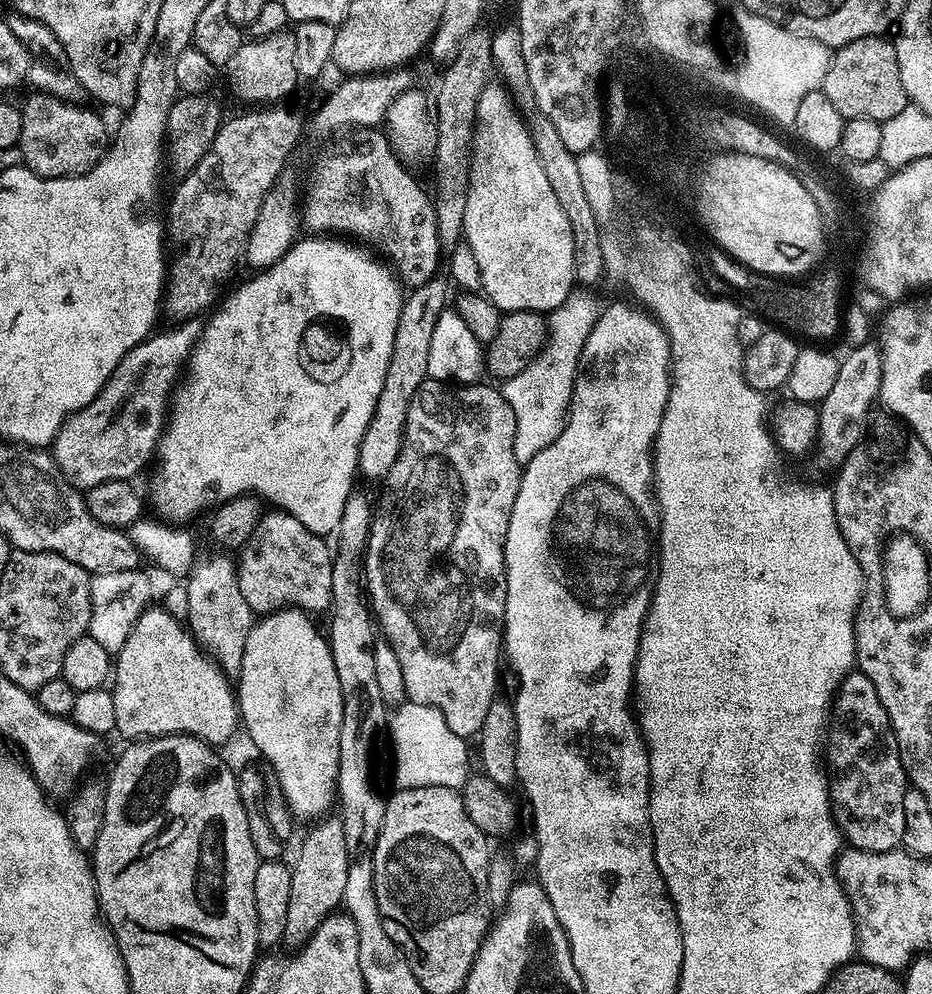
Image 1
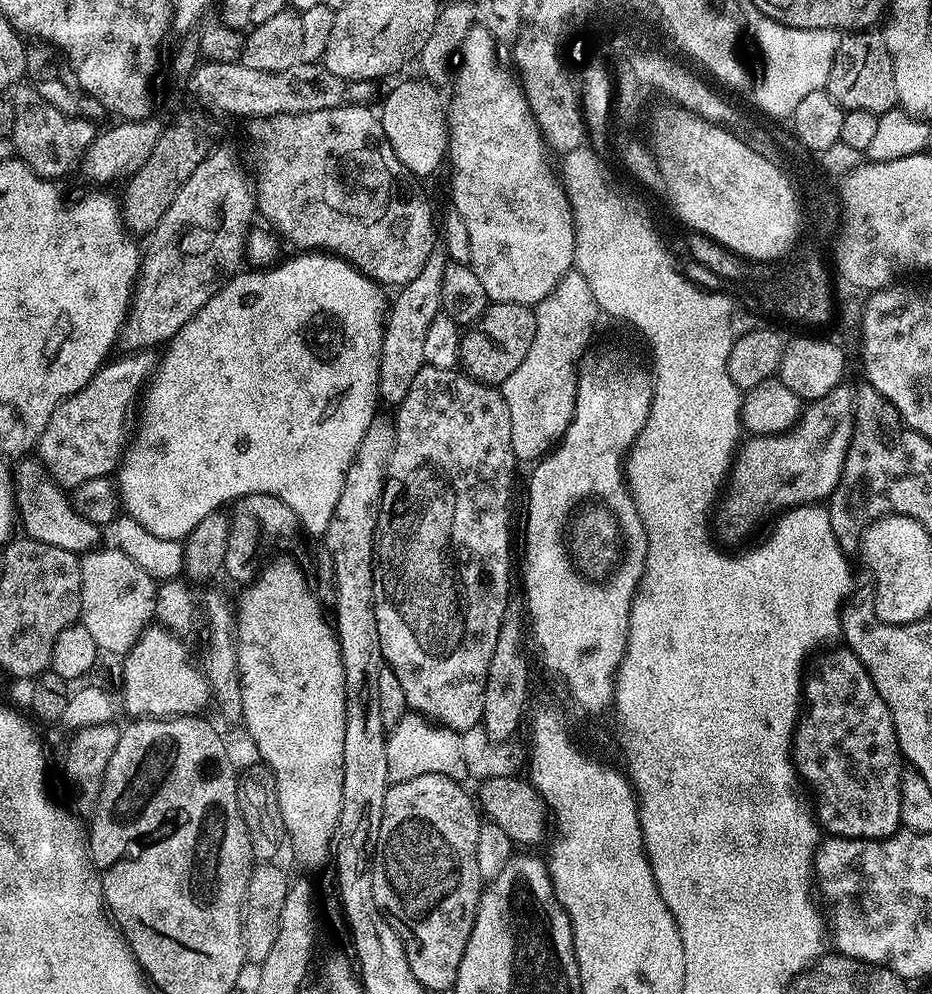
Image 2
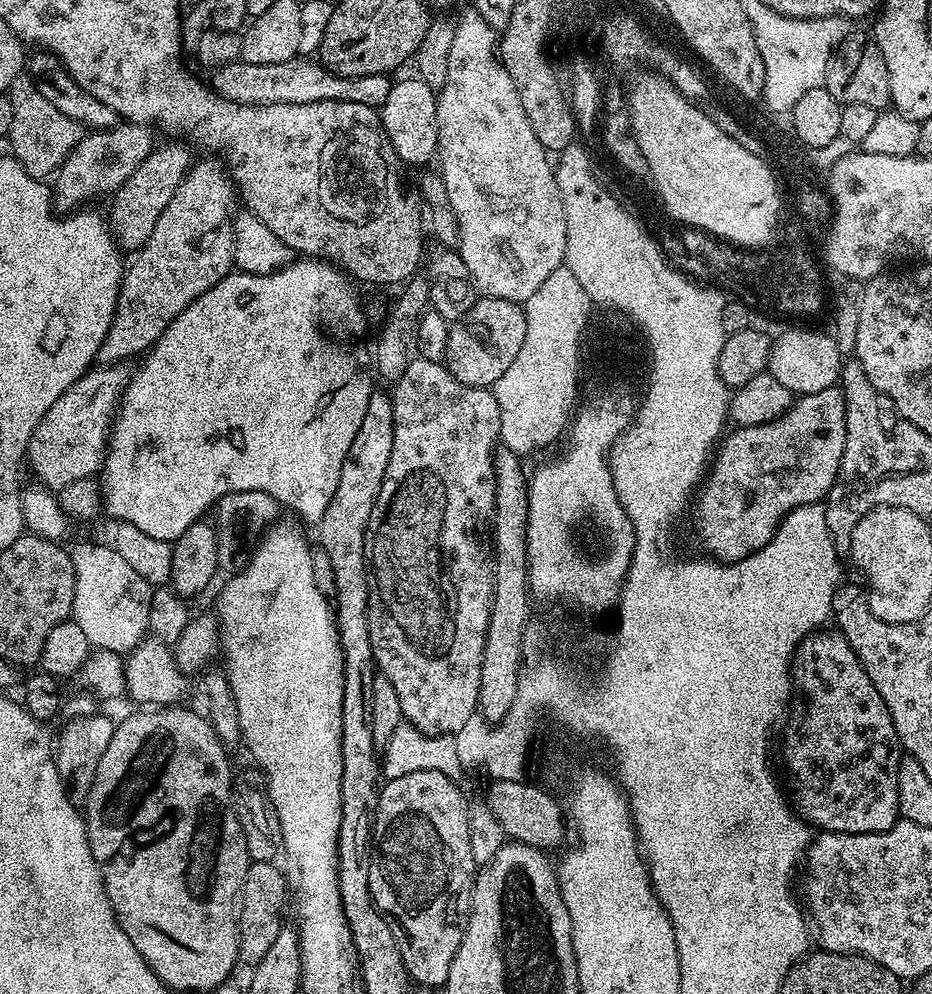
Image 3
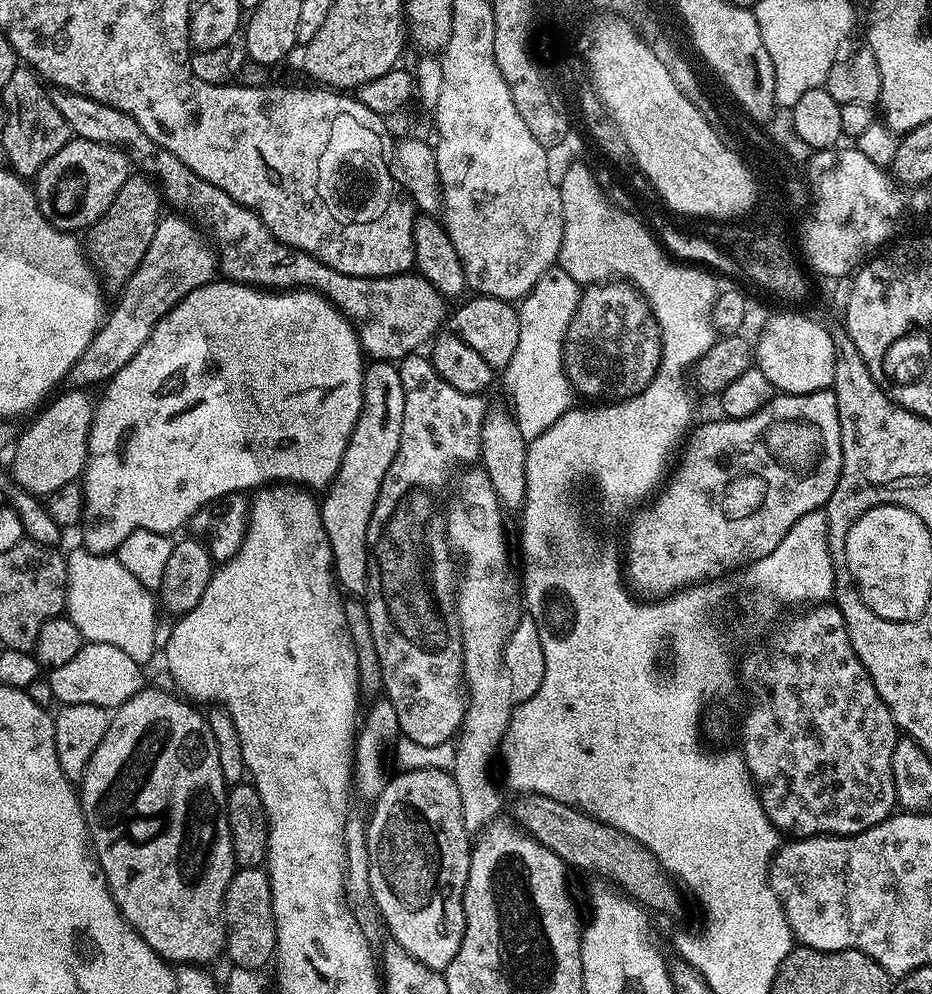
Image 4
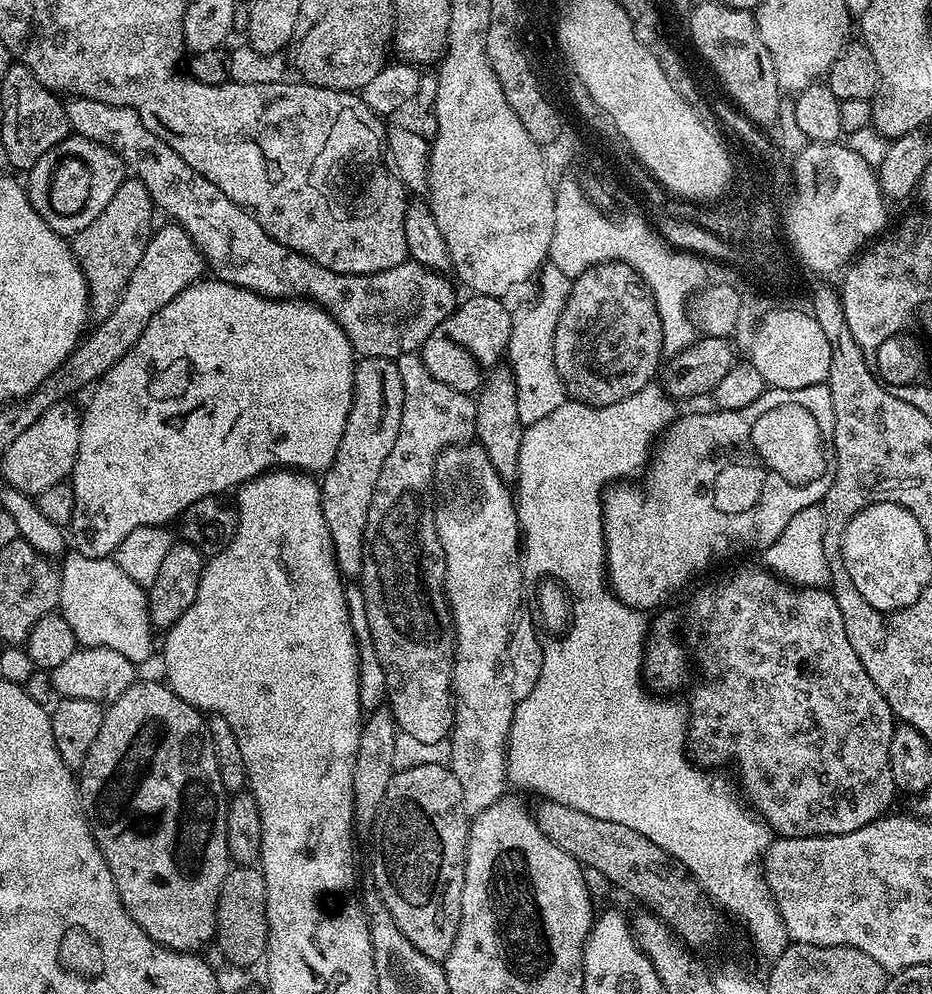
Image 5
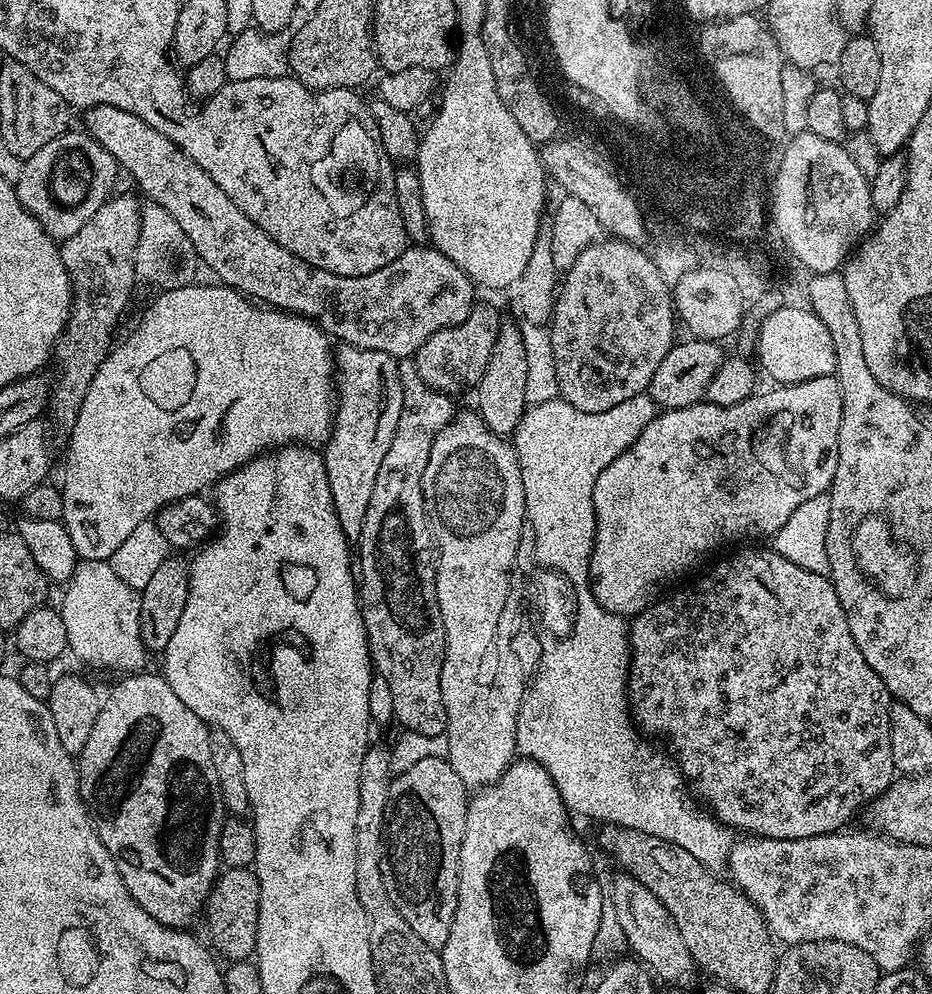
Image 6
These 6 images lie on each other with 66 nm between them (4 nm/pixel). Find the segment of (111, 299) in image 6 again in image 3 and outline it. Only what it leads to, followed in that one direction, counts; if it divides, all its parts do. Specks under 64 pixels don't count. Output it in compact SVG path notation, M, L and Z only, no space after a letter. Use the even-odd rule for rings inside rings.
M172 143L176 144L153 147L152 153L141 162L138 170L134 170L134 174L130 174L130 178L126 178L123 186L117 188L111 197L110 227L121 249L138 250L150 238L150 234L154 234L154 226L158 218L162 218L162 210L170 206L170 198L174 198L180 181L188 175L194 163L193 149L187 143Z

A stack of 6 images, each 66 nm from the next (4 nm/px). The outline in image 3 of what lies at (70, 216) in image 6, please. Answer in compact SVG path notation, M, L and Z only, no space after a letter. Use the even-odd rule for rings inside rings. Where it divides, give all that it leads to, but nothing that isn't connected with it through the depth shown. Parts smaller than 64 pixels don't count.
M120 122L115 128L92 130L85 134L55 173L56 185L53 183L50 188L55 211L71 214L91 205L88 203L99 196L107 197L115 193L116 189L126 182L126 178L130 178L130 174L134 174L134 170L138 170L141 162L152 153L152 132L153 129L146 124Z

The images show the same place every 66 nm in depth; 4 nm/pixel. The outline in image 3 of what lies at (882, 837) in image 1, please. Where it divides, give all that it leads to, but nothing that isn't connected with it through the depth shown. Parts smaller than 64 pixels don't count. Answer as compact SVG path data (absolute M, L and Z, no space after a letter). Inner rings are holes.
M817 630L811 636L807 636L801 642L800 647L797 648L796 655L792 658L790 680L794 685L795 691L797 688L804 695L804 709L801 710L800 716L794 717L792 721L789 719L783 725L783 727L785 726L784 745L780 748L780 760L784 763L785 774L788 775L786 788L790 793L790 804L796 815L805 824L820 832L849 832L850 834L885 832L890 830L890 826L896 824L900 806L900 799L898 798L898 766L902 759L902 752L898 747L894 722L890 718L890 710L886 706L886 702L882 702L882 694L878 694L878 690L874 690L874 682L870 682L870 674L866 674L862 662L858 662L858 654L854 654L854 650L848 645L846 638L839 630L828 631Z

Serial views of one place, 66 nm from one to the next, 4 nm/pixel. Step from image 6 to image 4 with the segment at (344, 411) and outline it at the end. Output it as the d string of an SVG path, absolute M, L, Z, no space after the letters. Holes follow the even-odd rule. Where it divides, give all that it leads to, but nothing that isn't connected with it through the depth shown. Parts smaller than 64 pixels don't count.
M392 362L369 363L364 370L364 397L362 398L362 410L358 414L358 422L348 439L346 454L342 454L338 474L323 493L324 500L322 496L319 501L322 526L332 551L334 580L345 593L348 591L348 594L364 594L368 591L367 527L374 514L378 494L382 490L382 478L386 478L386 470L390 470L390 462L394 462L394 454L398 454L398 442L402 442L403 409L404 395L399 367Z

